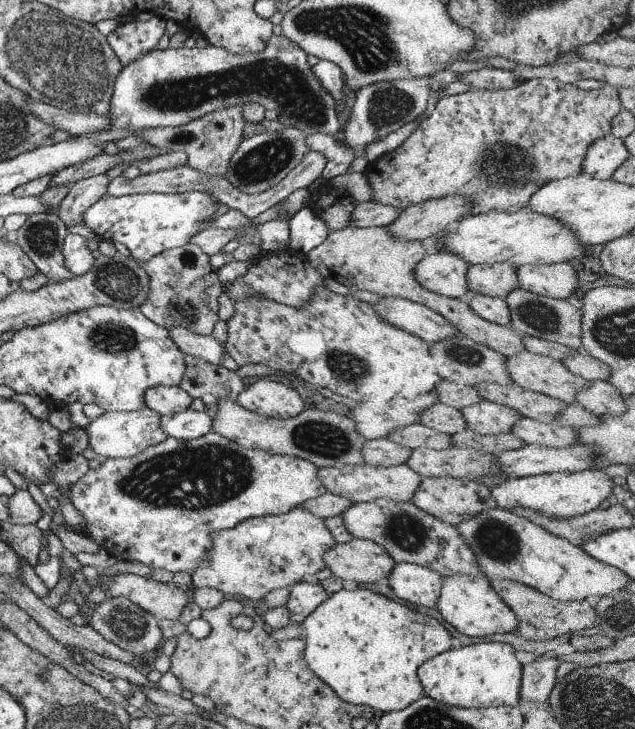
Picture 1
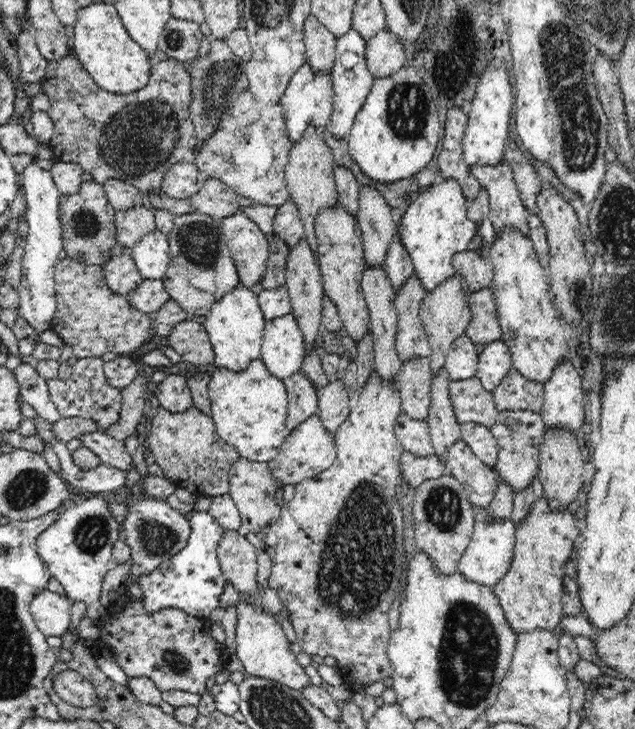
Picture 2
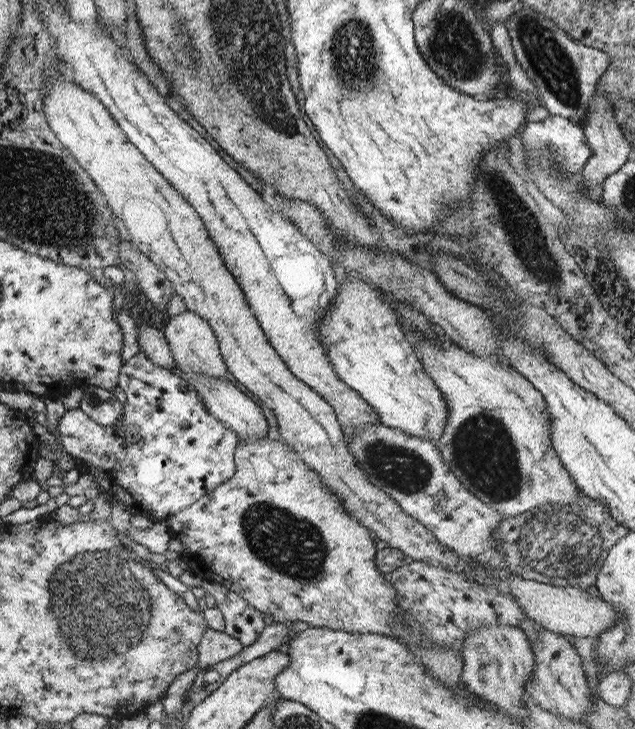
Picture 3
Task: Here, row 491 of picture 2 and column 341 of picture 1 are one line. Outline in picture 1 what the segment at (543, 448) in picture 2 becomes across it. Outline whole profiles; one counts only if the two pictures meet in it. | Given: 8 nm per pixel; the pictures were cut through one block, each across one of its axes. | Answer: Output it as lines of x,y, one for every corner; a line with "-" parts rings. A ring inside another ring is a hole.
368,539
336,543
324,554
326,567
334,576
350,582
386,582
396,564
386,548

